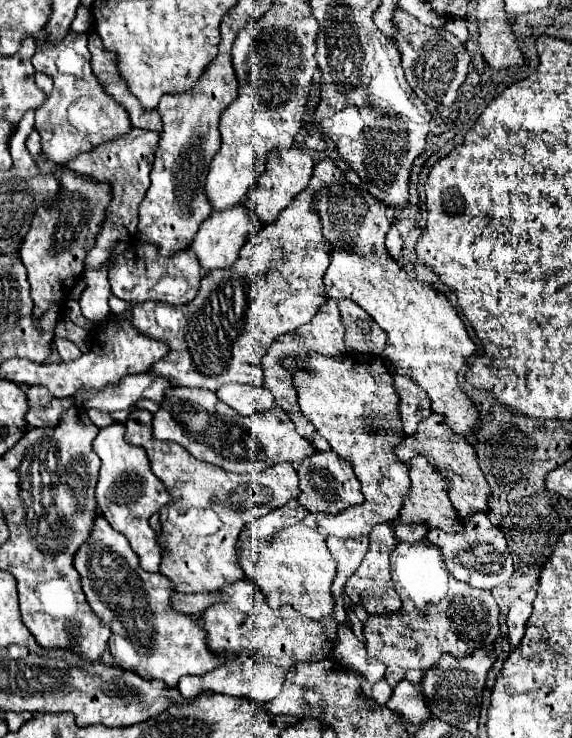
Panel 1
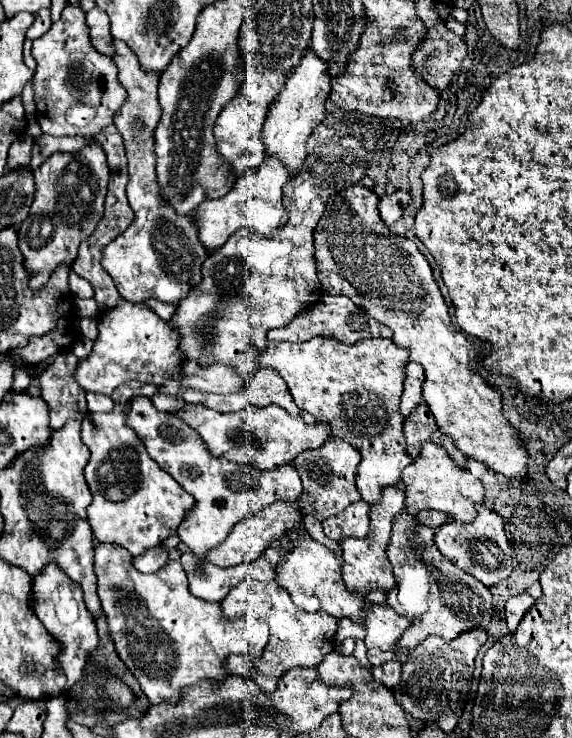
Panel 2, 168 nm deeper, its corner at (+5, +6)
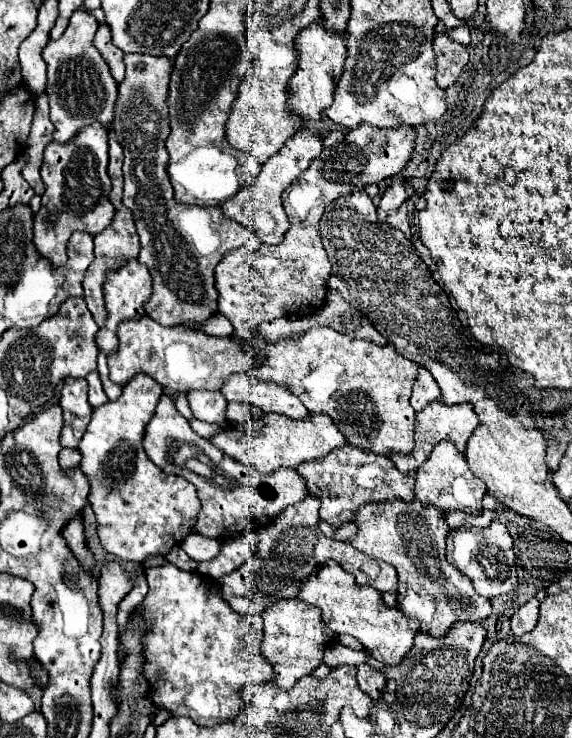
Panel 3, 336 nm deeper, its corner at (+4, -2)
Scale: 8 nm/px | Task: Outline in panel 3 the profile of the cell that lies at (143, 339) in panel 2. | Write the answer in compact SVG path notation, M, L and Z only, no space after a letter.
M148 316L140 320L126 320L118 328L120 348L116 354L108 356L110 380L124 386L132 376L146 372L156 382L160 382L168 392L190 392L196 388L204 390L220 390L228 376L232 374L250 374L260 380L268 380L284 386L292 394L296 394L302 404L316 414L332 416L334 424L346 436L352 446L358 446L366 452L382 454L402 452L410 454L414 448L414 408L410 406L410 392L416 380L418 364L400 356L394 346L376 346L368 340L352 340L346 334L340 334L332 328L314 328L298 336L298 340L278 340L278 344L270 344L262 340L262 336L254 336L252 340L238 340L234 336L216 338L208 336L200 330L192 330L186 326L160 326Z

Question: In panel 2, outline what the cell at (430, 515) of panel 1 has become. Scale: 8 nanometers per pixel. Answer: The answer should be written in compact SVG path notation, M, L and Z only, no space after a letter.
M423 444L417 460L403 470L401 476L405 484L405 506L409 514L417 514L421 510L437 510L449 516L455 522L473 522L477 516L475 504L483 502L483 486L471 472L459 468L449 454L437 444Z

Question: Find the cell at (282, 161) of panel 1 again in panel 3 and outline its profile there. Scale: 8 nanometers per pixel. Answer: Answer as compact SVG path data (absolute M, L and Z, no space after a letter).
M318 18L314 24L306 26L302 32L298 32L298 36L294 38L294 44L298 48L300 66L294 74L294 78L290 80L288 104L304 118L304 124L308 124L310 120L314 120L314 122L320 120L324 108L328 108L332 104L334 86L340 80L344 60L346 60L346 44L344 44L342 34L334 34L328 28L324 28L322 18Z

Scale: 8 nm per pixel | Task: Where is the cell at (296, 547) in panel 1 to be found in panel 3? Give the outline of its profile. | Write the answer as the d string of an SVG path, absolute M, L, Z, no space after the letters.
M330 560L316 574L308 576L302 586L298 600L304 600L322 610L326 626L336 634L350 634L364 644L368 654L386 666L396 666L414 646L414 636L420 630L418 620L404 616L398 608L384 604L382 594L368 584L358 586L338 562Z

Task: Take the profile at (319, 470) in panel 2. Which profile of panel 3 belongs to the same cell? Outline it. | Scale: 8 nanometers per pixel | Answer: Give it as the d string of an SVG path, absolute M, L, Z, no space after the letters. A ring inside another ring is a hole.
M350 444L344 448L332 450L330 454L320 456L318 460L300 464L298 474L304 476L310 494L320 498L320 502L322 502L320 518L336 528L340 528L344 522L350 522L354 512L368 502L394 500L396 496L405 502L411 502L415 497L416 470L412 474L400 474L386 456L380 456L374 452L364 452ZM378 480L382 482L382 486L374 488L374 484Z

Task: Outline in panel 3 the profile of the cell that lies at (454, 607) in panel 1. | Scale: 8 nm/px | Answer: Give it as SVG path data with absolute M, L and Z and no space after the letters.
M396 498L364 504L352 520L358 524L358 536L350 544L366 556L390 562L396 568L400 586L406 588L406 596L398 600L398 608L406 616L418 618L420 631L440 638L438 632L445 636L448 631L445 624L454 624L456 620L484 622L488 618L490 600L476 594L472 580L446 560L446 536L450 528L440 508L424 506L420 500L404 502Z

